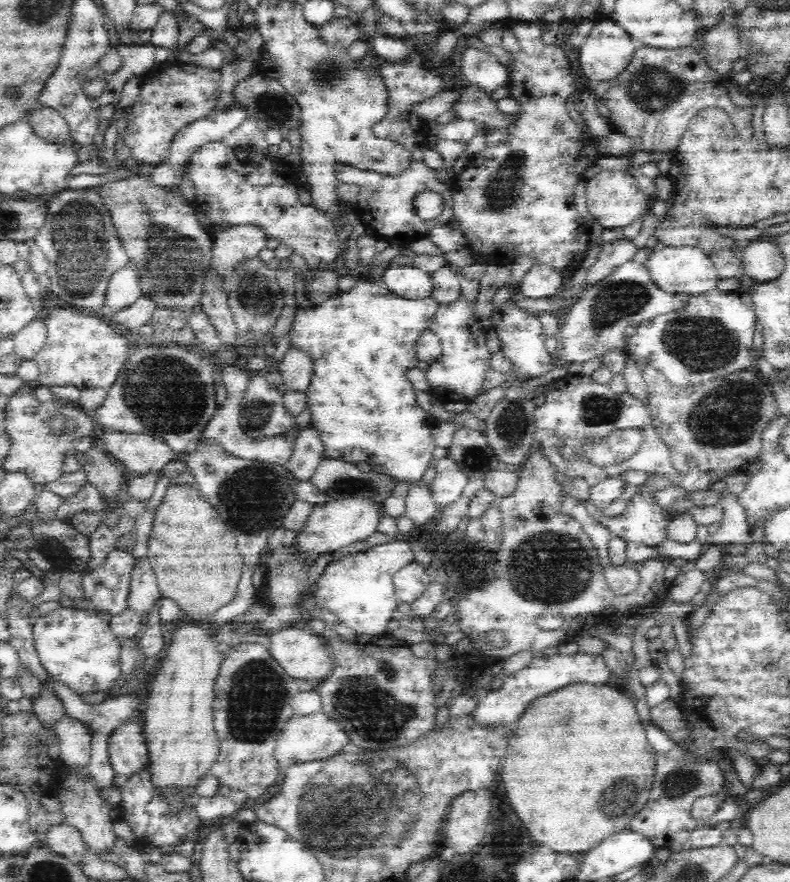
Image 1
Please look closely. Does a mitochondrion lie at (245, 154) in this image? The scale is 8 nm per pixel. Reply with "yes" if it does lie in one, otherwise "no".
yes

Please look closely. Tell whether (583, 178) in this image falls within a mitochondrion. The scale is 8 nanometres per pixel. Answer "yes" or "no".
no

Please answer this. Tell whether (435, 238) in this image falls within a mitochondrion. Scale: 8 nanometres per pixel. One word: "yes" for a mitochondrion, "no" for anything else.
no

